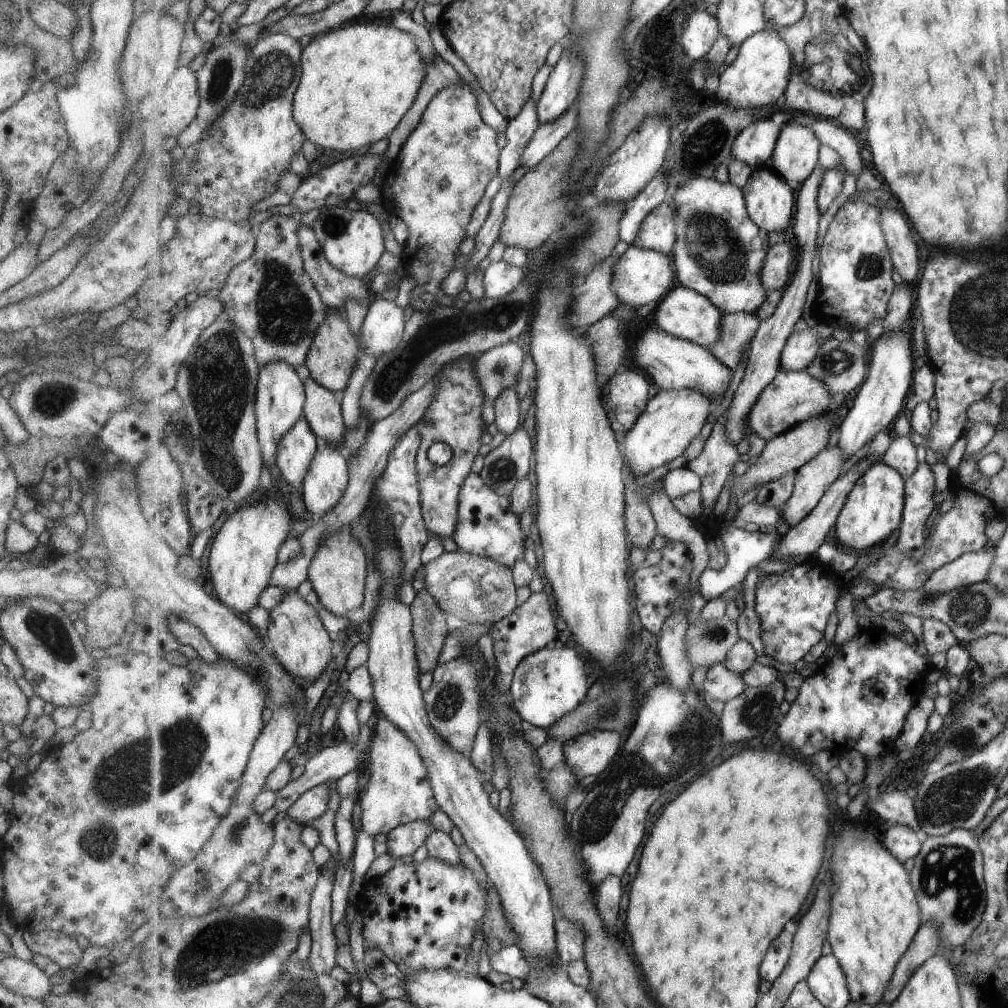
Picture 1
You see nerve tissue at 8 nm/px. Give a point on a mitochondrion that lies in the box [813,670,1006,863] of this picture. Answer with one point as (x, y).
(953, 799)

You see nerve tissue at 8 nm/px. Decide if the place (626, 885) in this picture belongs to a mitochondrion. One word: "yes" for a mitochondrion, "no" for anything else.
no

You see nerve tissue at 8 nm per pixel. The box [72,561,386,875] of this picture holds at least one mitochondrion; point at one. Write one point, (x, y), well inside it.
(129, 775)

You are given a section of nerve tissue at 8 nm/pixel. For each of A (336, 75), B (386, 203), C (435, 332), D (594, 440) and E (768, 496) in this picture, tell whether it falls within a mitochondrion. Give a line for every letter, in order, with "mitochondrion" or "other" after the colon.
A: other
B: other
C: mitochondrion
D: other
E: other

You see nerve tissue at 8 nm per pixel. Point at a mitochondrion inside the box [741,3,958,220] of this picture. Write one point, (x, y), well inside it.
(828, 63)

